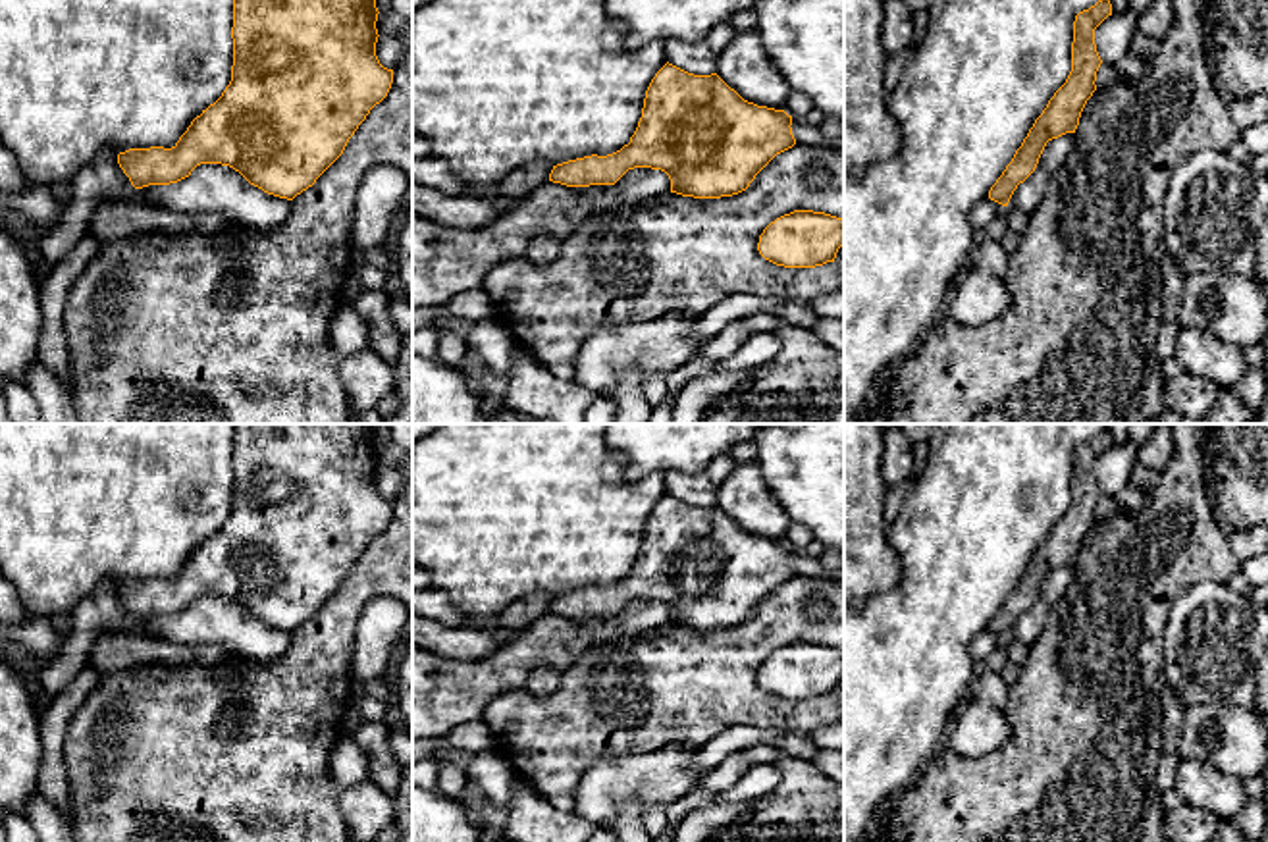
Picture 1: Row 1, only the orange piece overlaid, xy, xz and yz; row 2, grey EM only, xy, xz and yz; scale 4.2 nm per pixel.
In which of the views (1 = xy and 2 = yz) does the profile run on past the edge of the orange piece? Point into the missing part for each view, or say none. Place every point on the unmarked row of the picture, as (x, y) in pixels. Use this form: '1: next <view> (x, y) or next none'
1: next none
2: next none

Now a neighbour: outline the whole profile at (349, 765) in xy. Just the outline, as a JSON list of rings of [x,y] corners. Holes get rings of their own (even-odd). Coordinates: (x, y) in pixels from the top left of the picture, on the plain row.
[[[341,736],[330,757],[330,775],[339,792],[370,778],[366,753],[351,738]]]

